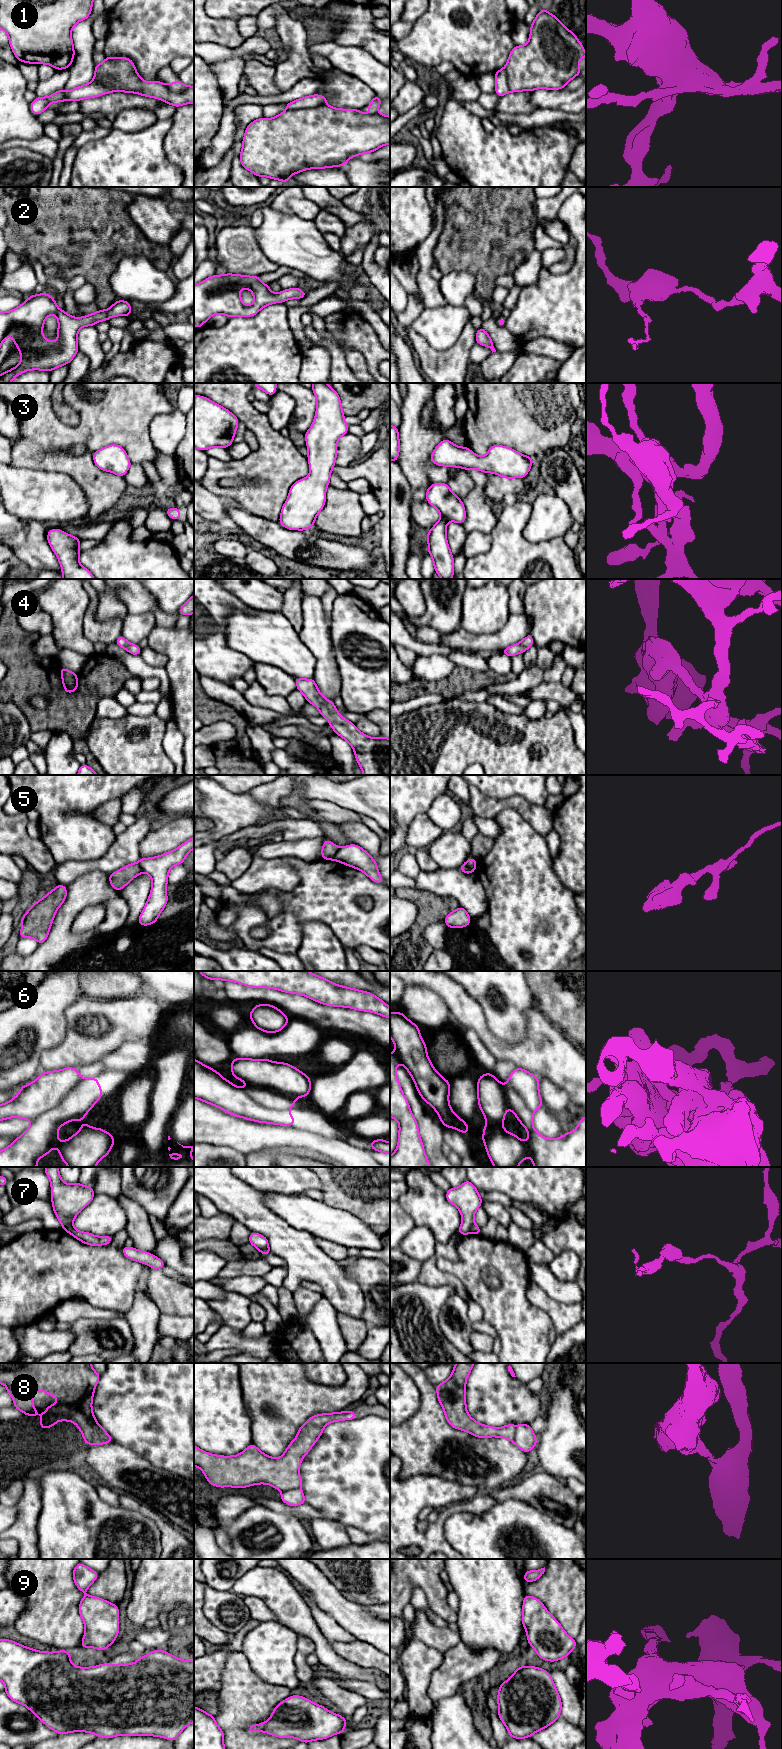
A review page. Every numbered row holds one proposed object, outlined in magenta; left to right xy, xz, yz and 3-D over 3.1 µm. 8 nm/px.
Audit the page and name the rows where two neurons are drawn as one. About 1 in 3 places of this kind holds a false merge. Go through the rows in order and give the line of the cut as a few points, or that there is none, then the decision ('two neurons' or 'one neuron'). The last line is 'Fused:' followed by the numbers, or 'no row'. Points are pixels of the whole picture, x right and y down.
1: cut in xz along (325, 103), (311, 108), (286, 110); two neurons
2: no cut; one neuron
3: no cut; one neuron
4: no cut; one neuron
5: cut in xz along (340, 848), (332, 859); two neurons
6: no cut; one neuron
7: cut in yz along (473, 1223), (469, 1232); two neurons
8: cut in xy along (101, 1427), (93, 1434), (91, 1444); two neurons
9: no cut; one neuron
Fused: 1, 5, 7, 8

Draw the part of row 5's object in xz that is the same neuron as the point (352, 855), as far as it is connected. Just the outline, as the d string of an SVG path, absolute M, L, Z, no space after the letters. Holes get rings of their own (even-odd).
M349 844L340 848L333 860L356 868L365 873L372 881L384 884L384 880L379 874L376 861L358 845Z

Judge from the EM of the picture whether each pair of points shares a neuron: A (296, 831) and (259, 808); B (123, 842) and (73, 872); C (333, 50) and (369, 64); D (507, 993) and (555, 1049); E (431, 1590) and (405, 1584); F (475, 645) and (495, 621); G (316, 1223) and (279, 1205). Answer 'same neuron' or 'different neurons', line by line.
A: different neurons
B: same neuron
C: same neuron
D: different neurons
E: same neuron
F: different neurons
G: same neuron

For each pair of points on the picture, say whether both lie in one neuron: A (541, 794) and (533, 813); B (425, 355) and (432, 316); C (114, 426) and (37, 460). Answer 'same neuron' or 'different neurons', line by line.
A: different neurons
B: different neurons
C: same neuron

